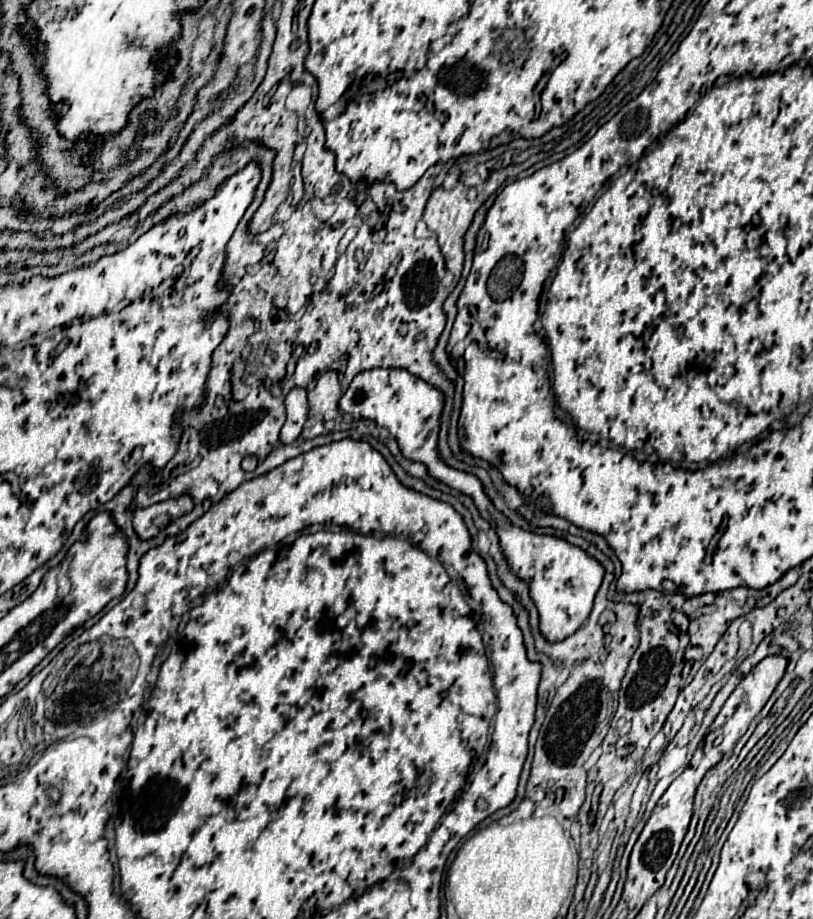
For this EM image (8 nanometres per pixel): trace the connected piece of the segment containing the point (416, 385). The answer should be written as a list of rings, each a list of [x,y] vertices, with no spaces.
[[[368,369],[354,377],[348,391],[342,397],[342,413],[350,413],[354,419],[374,419],[378,425],[386,427],[398,441],[402,455],[410,461],[422,461],[428,467],[430,477],[446,483],[452,489],[474,499],[480,515],[484,519],[496,517],[496,507],[482,489],[478,477],[458,471],[444,461],[440,461],[438,451],[438,433],[440,433],[440,415],[444,409],[444,393],[434,385],[414,377],[406,369]]]

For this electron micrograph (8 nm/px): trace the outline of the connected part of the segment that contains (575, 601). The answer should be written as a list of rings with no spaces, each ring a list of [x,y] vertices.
[[[496,529],[496,533],[510,569],[530,583],[530,595],[540,613],[542,635],[548,641],[562,641],[562,637],[568,637],[584,625],[600,589],[604,567],[580,547],[554,535],[540,535],[524,529]]]

